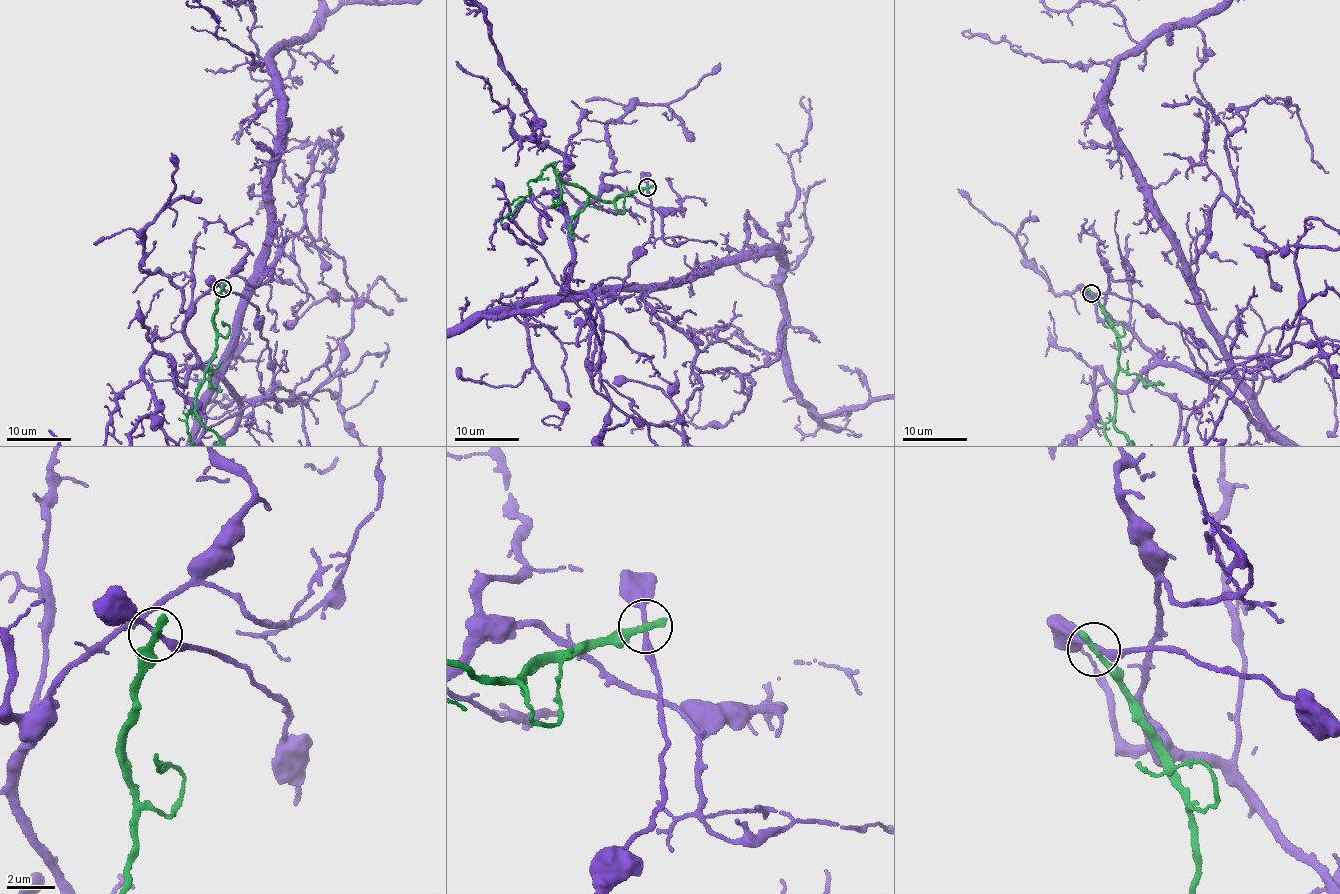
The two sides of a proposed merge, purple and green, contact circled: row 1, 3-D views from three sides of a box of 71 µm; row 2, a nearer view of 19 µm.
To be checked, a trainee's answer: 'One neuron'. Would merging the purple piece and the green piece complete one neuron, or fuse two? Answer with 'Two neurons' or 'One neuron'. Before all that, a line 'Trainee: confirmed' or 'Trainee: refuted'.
Trainee: refuted
Two neurons

